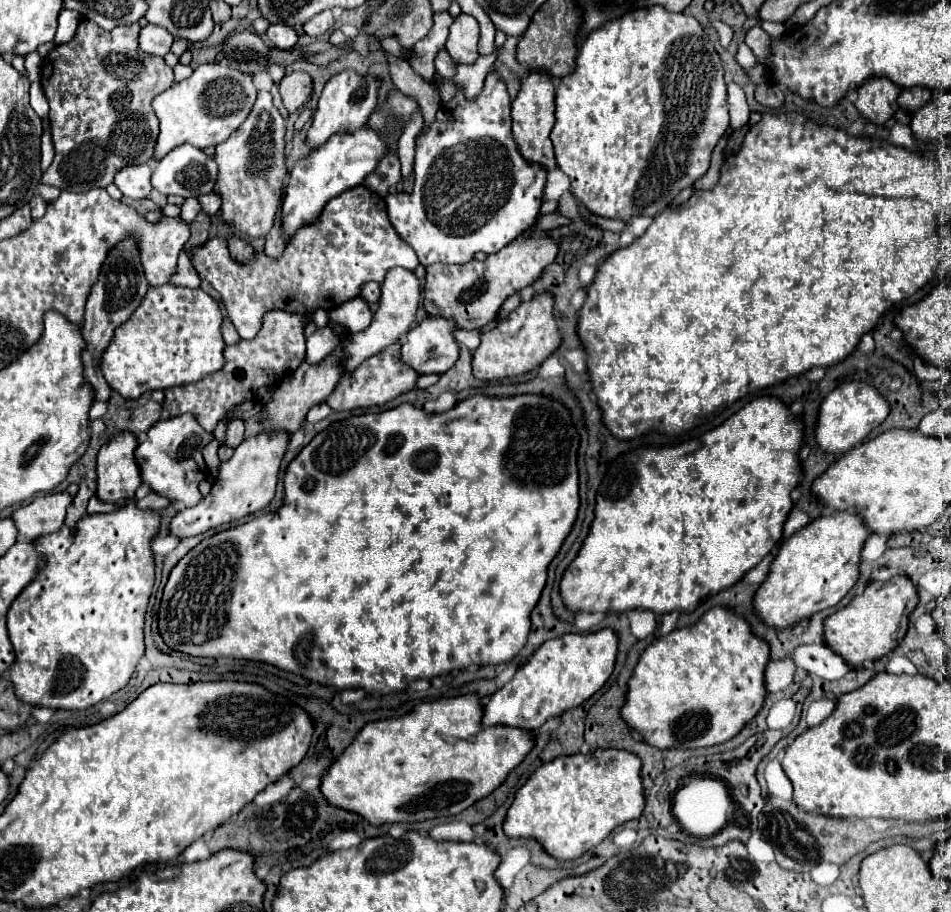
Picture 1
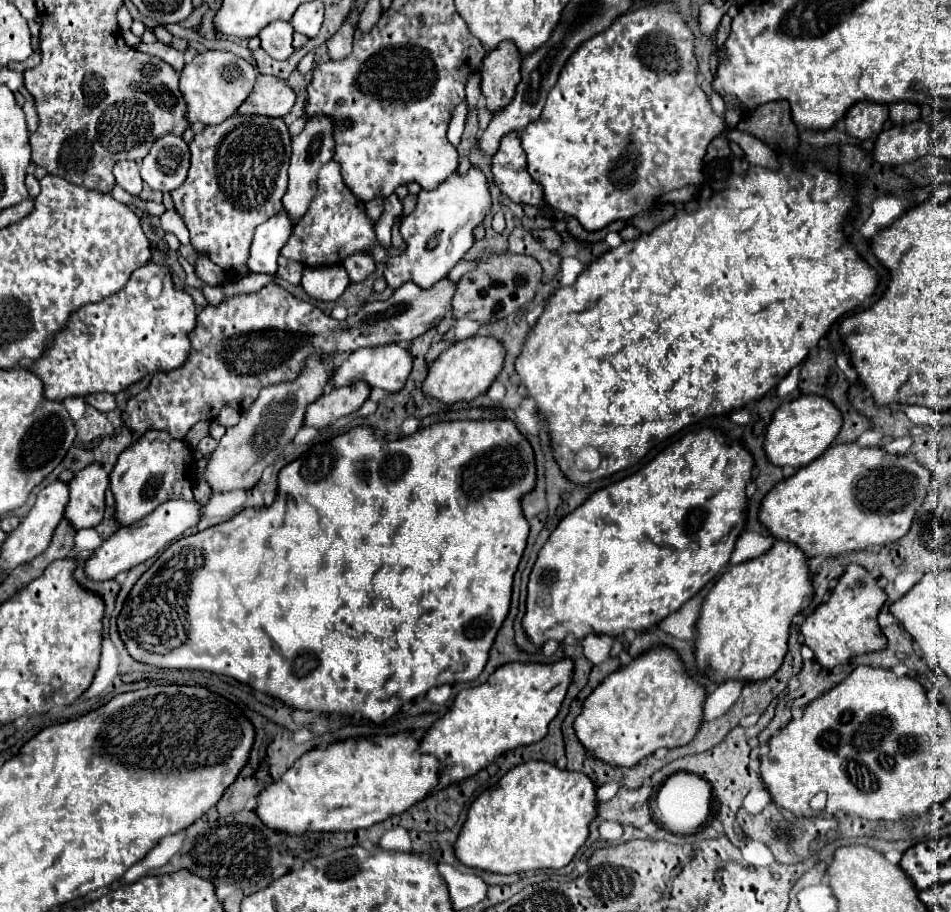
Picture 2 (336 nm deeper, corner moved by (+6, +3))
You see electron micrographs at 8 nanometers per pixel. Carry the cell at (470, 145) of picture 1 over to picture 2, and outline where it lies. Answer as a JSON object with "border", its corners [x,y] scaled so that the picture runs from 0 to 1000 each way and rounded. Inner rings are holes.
{"border":[[[495,184],[489,193],[483,189],[474,191],[460,208],[443,208],[436,230],[422,241],[422,259],[426,263],[426,274],[411,281],[405,289],[407,314],[417,318],[424,309],[436,309],[443,316],[453,316],[487,283],[487,279],[497,270],[497,250],[508,243],[516,228],[514,204],[510,202],[510,191],[504,184]]]}

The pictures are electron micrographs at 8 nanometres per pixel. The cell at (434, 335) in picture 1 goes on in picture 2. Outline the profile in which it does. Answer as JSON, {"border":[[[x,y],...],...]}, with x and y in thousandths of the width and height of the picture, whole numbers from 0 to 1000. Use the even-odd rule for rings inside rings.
{"border":[[[407,377],[407,379],[399,379],[399,382],[382,382],[382,384],[375,384],[375,386],[367,388],[350,406],[348,423],[356,425],[356,423],[367,423],[367,421],[380,417],[388,425],[401,425],[409,432],[415,432],[424,425],[430,408],[432,408],[432,388],[426,382],[422,382],[420,377]]]}

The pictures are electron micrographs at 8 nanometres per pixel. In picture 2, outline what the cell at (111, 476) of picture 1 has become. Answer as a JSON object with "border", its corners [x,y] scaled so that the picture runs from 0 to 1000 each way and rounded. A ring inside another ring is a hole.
{"border":[[[91,511],[75,524],[73,535],[75,546],[66,564],[68,570],[73,568],[77,581],[102,577],[110,559],[110,537],[115,535],[115,518],[106,515],[106,511]]]}

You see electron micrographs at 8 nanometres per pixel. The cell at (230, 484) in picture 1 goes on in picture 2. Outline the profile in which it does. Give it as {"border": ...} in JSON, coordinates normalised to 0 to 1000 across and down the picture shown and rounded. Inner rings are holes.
{"border":[[[190,548],[171,550],[157,566],[148,568],[146,572],[142,572],[134,579],[125,579],[121,586],[117,586],[113,592],[108,592],[108,596],[104,601],[100,601],[98,610],[89,614],[89,629],[96,636],[117,636],[125,627],[131,627],[157,612],[165,610],[180,594],[188,592],[197,579],[201,579],[209,572],[209,557],[211,555],[207,550],[190,550]]]}

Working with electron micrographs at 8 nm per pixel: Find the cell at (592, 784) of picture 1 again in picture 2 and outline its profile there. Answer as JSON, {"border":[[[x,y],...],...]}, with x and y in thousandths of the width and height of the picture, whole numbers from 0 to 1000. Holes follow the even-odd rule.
{"border":[[[552,836],[537,842],[521,864],[512,864],[495,882],[491,899],[478,923],[478,939],[485,947],[521,958],[544,958],[569,952],[594,952],[619,917],[619,904],[628,895],[626,864],[611,846],[598,849],[575,836]]]}

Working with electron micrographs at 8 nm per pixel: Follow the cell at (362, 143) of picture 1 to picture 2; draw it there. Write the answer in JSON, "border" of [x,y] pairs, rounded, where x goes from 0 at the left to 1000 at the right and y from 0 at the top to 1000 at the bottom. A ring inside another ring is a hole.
{"border":[[[298,230],[293,235],[289,235],[287,239],[283,239],[279,246],[270,248],[266,268],[262,272],[260,289],[253,294],[245,294],[247,305],[253,307],[266,298],[268,300],[270,298],[289,300],[293,274],[300,270],[302,261],[306,259],[306,252],[308,252],[308,246],[304,246],[302,235]]]}

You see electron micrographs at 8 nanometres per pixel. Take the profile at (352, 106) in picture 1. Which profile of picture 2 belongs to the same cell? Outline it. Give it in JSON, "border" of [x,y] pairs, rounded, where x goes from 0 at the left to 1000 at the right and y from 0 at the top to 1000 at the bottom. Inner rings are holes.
{"border":[[[329,127],[323,132],[319,145],[308,151],[308,171],[304,180],[304,206],[298,215],[298,230],[302,232],[304,241],[310,246],[325,228],[331,208],[333,208],[333,189],[348,175],[350,171],[350,145],[352,145],[352,134],[344,127]]]}

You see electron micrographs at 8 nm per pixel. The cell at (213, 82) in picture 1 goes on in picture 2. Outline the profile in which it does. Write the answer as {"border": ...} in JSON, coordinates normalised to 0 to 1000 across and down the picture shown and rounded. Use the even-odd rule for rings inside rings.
{"border":[[[220,55],[213,59],[207,59],[190,79],[188,99],[192,101],[197,116],[199,116],[199,134],[201,136],[232,136],[237,129],[245,127],[247,121],[258,112],[258,107],[264,103],[264,96],[268,92],[270,79],[268,75],[243,59],[232,55]]]}

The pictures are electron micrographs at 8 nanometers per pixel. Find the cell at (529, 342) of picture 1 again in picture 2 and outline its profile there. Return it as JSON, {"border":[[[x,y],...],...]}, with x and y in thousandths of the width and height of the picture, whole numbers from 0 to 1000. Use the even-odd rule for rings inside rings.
{"border":[[[502,368],[502,371],[478,375],[451,399],[449,414],[445,417],[443,430],[466,443],[495,441],[518,421],[523,406],[527,406],[529,393],[531,393],[531,384],[527,384],[527,375],[523,375],[521,371]]]}

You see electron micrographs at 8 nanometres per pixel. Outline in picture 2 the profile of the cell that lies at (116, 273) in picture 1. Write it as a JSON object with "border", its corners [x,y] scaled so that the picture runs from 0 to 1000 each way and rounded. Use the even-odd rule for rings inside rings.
{"border":[[[113,430],[89,434],[89,441],[96,443],[96,445],[100,445],[100,447],[106,450],[106,452],[115,452],[115,450],[123,447],[123,443],[121,443],[121,434],[119,434],[119,432],[113,432]]]}

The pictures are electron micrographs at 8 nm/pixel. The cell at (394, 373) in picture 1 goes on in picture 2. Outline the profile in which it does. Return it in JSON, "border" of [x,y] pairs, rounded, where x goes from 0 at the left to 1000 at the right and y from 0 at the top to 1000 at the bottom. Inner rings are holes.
{"border":[[[373,419],[369,423],[348,425],[344,432],[335,434],[329,443],[325,443],[321,452],[321,467],[329,467],[333,471],[344,469],[354,458],[367,456],[369,452],[377,450],[380,443],[388,434],[388,423],[384,419]]]}

